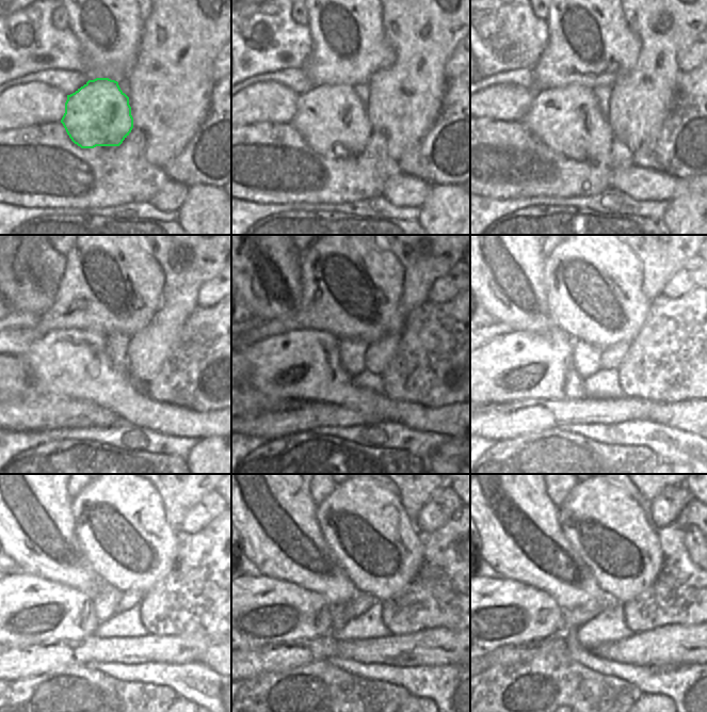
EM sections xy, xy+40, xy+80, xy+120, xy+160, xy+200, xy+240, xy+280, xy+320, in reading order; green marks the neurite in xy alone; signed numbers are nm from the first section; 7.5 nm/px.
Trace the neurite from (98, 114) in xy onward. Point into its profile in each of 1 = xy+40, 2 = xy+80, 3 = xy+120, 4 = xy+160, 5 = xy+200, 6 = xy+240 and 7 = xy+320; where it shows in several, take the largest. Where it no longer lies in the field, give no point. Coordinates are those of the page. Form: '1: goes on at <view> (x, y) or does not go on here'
1: goes on at xy+40 (332, 119)
2: goes on at xy+80 (568, 120)
3: goes on at xy+120 (75, 363)
4: goes on at xy+160 (305, 365)
5: goes on at xy+200 (518, 366)
6: goes on at xy+240 (18, 610)
7: goes on at xy+320 (492, 613)

